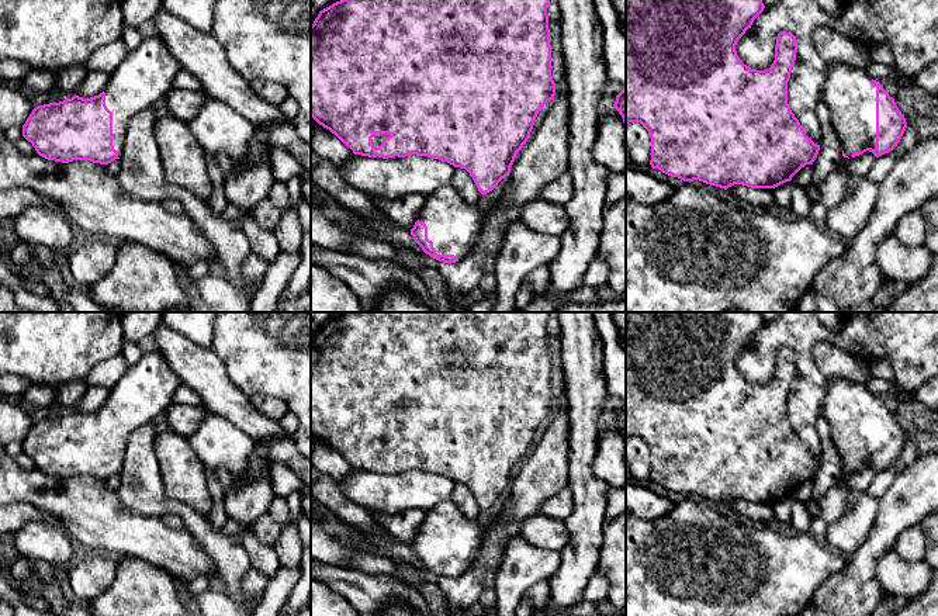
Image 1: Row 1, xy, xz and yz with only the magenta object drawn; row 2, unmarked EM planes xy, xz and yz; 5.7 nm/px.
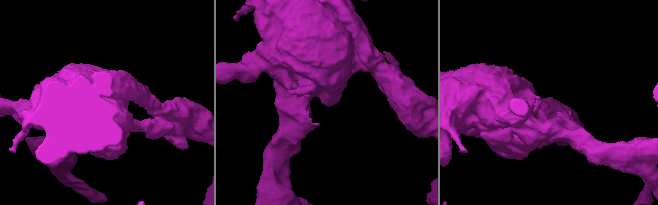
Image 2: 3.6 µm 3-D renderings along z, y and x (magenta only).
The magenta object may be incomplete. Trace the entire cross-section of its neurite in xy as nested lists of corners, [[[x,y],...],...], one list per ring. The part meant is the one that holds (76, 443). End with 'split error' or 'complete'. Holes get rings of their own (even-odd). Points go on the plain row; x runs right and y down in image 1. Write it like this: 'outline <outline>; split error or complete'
outline [[[158,349],[143,353],[110,390],[103,408],[35,422],[23,451],[48,475],[108,480],[122,468],[131,433],[166,412],[180,385]]]; split error

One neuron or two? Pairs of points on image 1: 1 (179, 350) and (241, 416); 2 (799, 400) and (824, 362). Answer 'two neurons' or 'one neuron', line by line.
1: one neuron
2: two neurons

